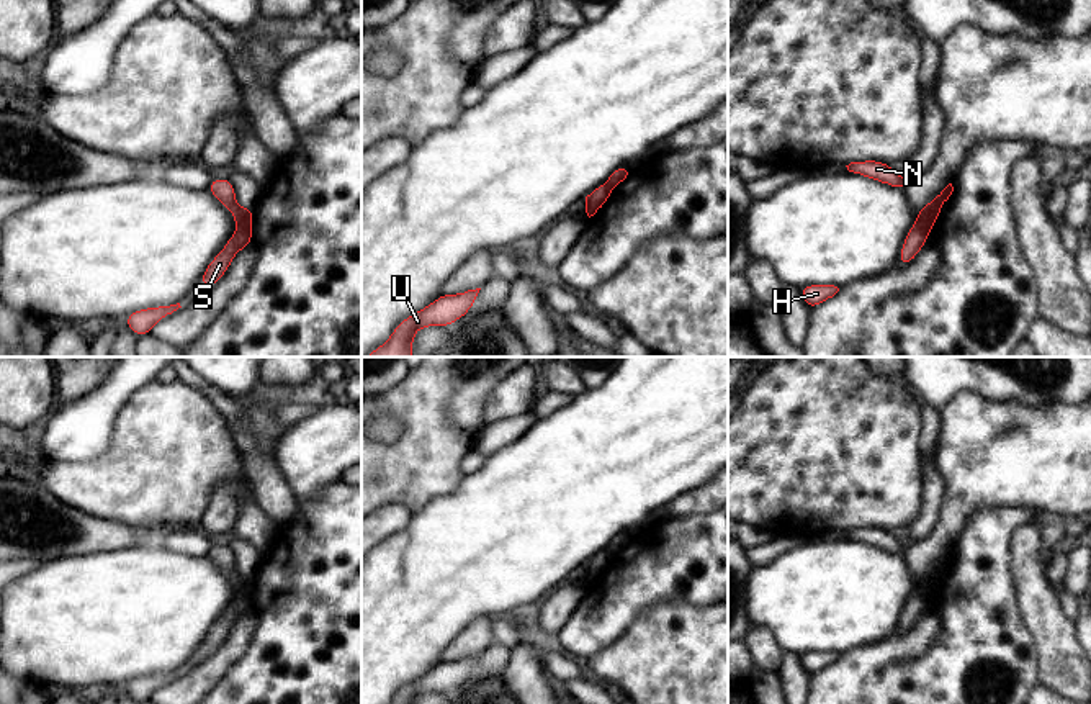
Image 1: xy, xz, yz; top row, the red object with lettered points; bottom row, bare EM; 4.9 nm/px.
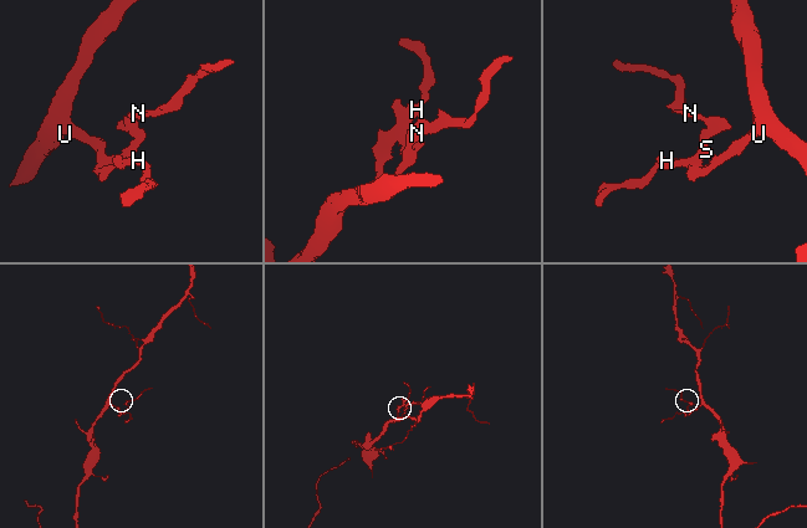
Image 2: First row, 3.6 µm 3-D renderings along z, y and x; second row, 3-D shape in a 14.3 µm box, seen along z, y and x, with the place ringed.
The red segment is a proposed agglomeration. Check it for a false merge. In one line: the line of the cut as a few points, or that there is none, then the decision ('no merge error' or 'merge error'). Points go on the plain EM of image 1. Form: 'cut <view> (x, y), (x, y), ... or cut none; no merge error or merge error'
cut yz (920, 577), (920, 586), (928, 596); merge error

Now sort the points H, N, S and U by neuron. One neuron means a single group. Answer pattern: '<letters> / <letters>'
H S U / N

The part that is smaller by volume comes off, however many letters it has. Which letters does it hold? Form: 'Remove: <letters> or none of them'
Remove: N

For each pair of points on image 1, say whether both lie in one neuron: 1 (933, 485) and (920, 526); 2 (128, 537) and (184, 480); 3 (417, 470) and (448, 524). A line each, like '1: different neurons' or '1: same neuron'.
1: same neuron
2: different neurons
3: different neurons

